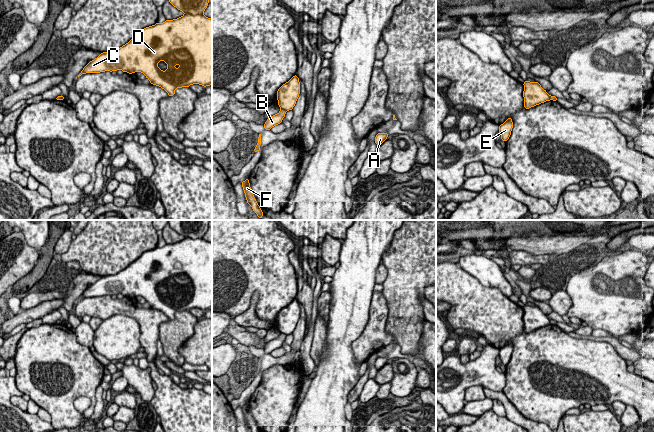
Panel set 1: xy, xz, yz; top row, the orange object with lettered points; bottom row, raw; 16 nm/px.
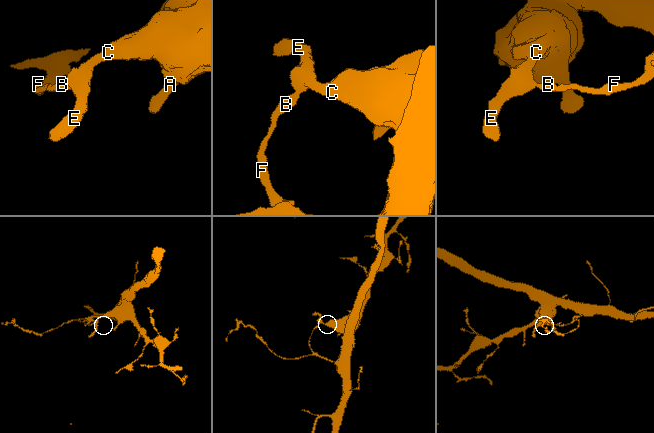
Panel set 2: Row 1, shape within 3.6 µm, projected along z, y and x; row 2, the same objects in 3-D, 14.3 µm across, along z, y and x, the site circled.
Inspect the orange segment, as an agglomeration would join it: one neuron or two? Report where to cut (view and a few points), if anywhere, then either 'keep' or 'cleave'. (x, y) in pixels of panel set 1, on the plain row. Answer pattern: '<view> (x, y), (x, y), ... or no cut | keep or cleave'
xy (185, 237), (202, 238) | cleave

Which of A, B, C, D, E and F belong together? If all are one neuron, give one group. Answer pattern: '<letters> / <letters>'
A C D E / B F

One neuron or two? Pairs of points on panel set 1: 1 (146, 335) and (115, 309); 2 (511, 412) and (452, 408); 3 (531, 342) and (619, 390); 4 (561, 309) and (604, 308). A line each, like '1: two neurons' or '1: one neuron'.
1: one neuron
2: two neurons
3: one neuron
4: two neurons

